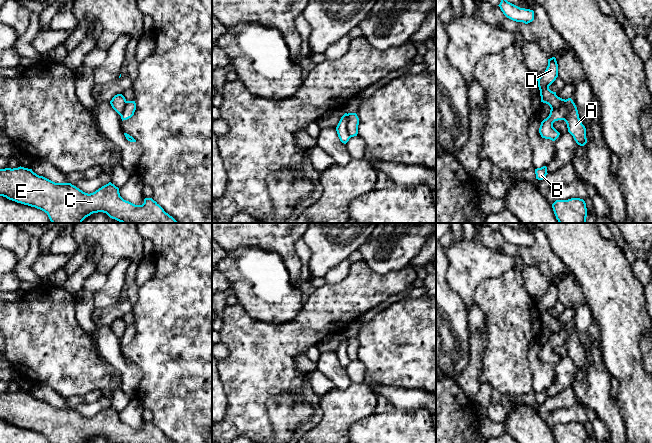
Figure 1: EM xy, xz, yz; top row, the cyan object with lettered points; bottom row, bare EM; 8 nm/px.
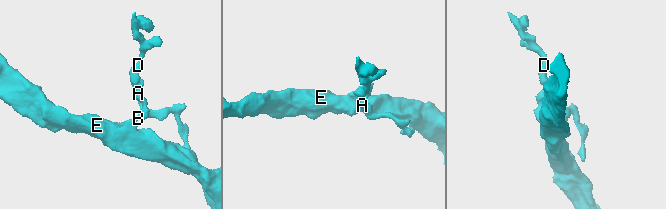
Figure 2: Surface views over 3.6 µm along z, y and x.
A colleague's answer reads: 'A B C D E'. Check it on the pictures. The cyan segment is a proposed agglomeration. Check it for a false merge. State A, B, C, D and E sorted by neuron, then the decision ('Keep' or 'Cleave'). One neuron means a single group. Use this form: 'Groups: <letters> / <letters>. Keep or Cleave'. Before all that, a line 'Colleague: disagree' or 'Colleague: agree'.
Colleague: disagree
Groups: A D / B C E. Cleave

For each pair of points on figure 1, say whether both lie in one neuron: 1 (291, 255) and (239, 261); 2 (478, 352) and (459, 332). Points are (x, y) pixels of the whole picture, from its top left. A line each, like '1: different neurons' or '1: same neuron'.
1: different neurons
2: different neurons

